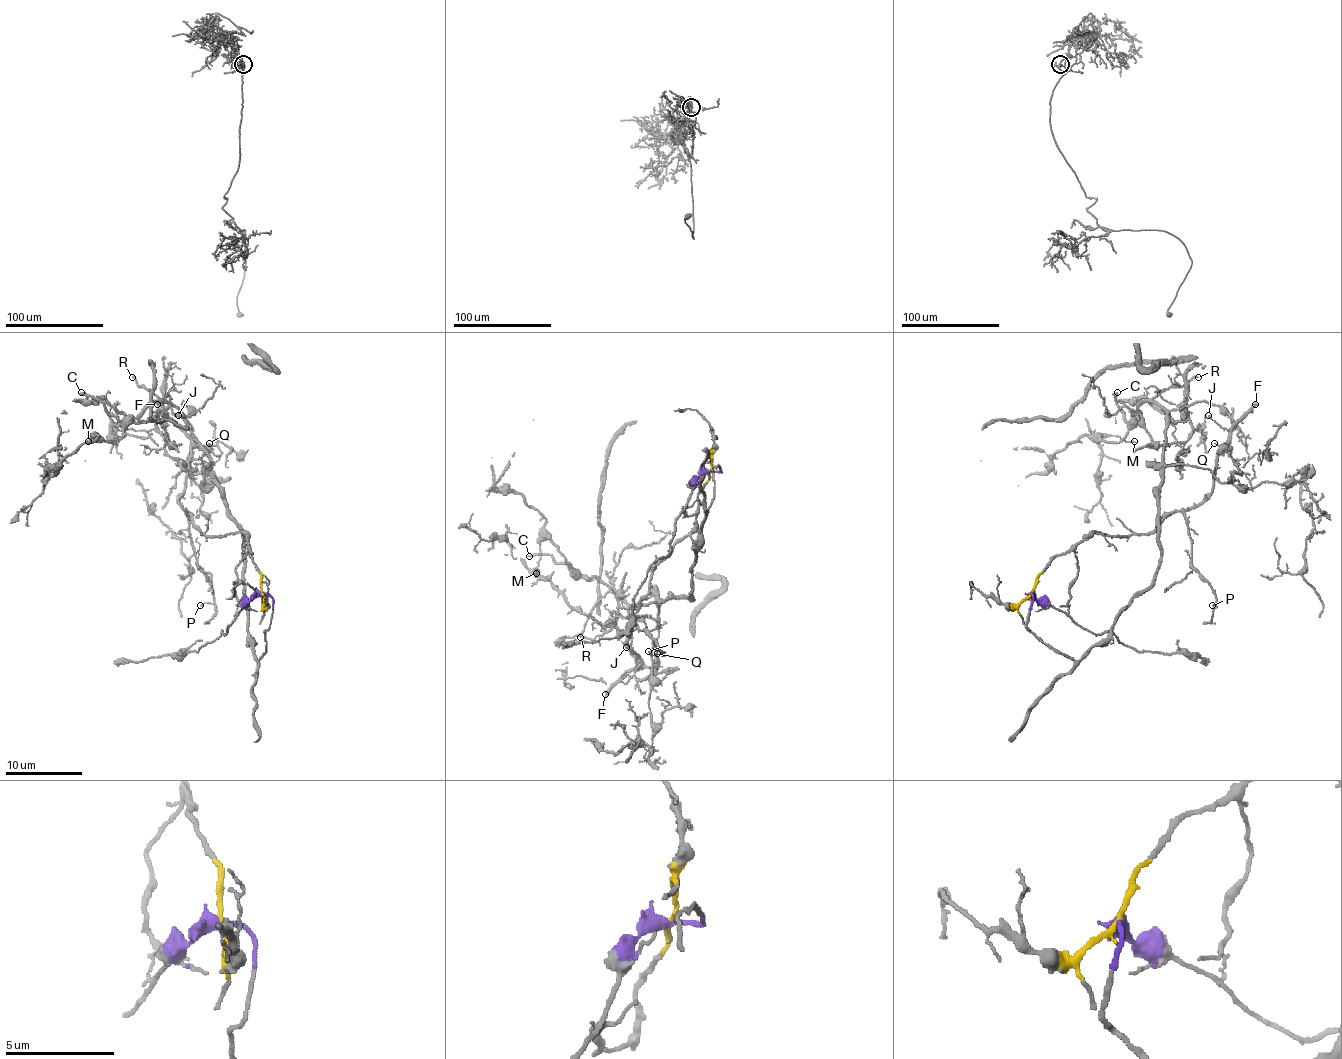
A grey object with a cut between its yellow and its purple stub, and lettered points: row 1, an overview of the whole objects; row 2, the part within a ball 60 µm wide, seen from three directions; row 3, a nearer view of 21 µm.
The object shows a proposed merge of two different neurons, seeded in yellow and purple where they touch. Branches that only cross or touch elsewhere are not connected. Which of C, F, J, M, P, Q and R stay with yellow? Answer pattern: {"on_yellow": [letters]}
{"on_yellow": ["F", "J", "P", "Q"]}

